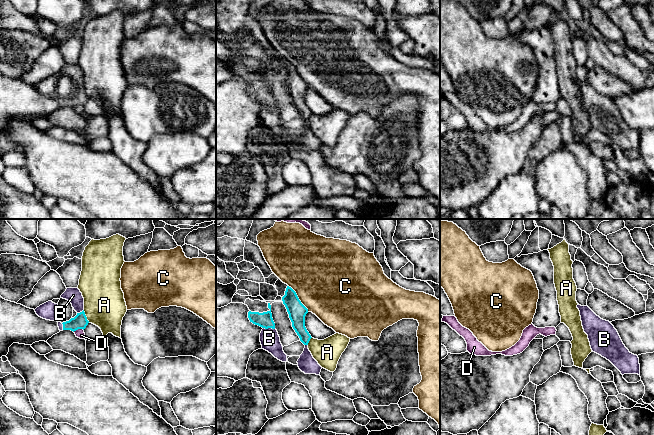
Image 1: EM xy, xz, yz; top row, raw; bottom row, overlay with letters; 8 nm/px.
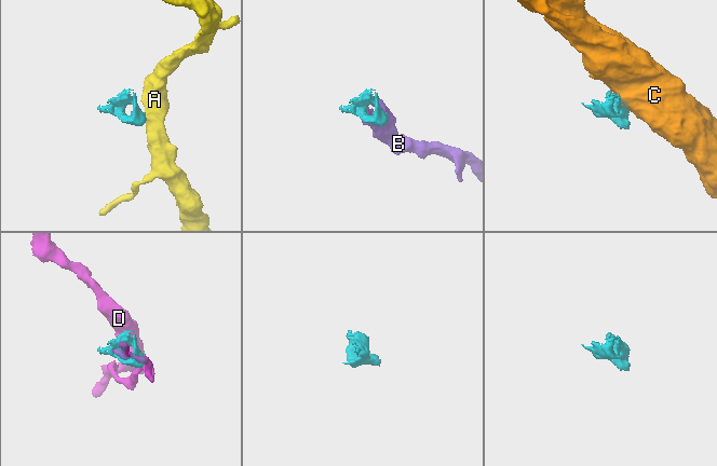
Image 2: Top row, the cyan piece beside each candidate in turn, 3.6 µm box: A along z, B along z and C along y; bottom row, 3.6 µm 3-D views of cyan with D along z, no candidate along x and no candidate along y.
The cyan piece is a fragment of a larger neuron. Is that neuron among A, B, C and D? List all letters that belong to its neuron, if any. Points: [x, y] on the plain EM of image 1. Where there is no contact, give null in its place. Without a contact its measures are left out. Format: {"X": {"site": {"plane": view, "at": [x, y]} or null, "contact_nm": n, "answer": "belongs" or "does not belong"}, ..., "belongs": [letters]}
{"A": {"site": {"plane": "xy", "at": [85, 92]}, "contact_nm": 120, "answer": "does not belong"}, "B": {"site": {"plane": "xz", "at": [269, 103]}, "contact_nm": 100, "answer": "belongs"}, "C": {"site": {"plane": "xz", "at": [298, 74]}, "contact_nm": 280, "answer": "does not belong"}, "D": {"site": {"plane": "xy", "at": [78, 104]}, "contact_nm": 90, "answer": "does not belong"}, "belongs": ["B"]}

